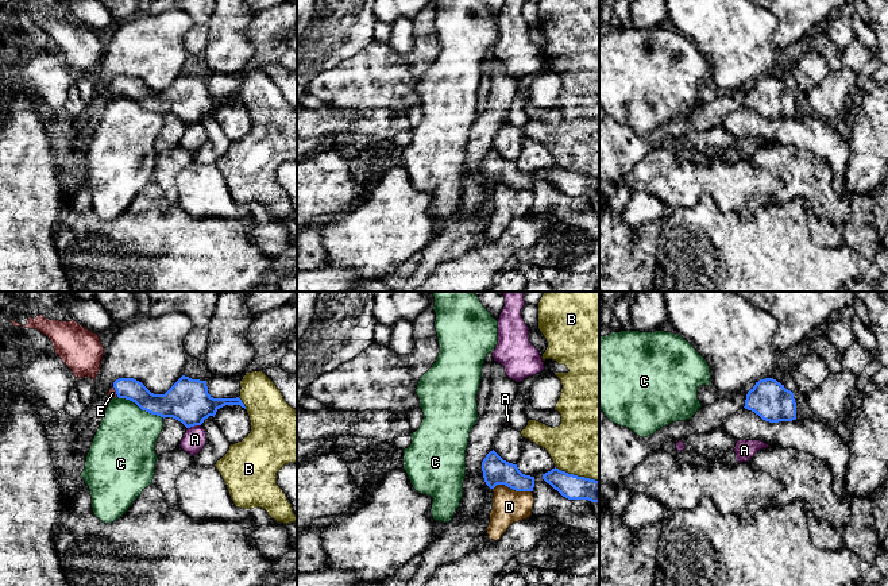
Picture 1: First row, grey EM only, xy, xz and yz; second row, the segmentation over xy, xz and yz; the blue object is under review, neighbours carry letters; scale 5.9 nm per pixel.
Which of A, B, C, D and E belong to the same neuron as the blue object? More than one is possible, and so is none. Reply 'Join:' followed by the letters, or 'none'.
Join: E

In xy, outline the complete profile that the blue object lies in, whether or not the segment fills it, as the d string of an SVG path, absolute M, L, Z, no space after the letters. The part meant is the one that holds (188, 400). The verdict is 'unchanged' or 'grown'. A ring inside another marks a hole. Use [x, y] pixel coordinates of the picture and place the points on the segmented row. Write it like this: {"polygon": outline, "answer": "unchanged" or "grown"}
{"polygon": "M182 375L165 394L151 393L142 382L134 378L119 378L113 382L107 396L112 398L126 398L135 402L142 410L161 417L173 417L181 421L186 428L201 425L205 419L216 415L225 405L240 405L246 409L239 397L236 398L213 398L208 393L206 381L192 379Z", "answer": "grown"}

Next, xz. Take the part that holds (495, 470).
{"polygon": "M494 450L483 459L482 471L490 489L505 485L516 491L533 491L534 477L522 474L517 464L503 460Z", "answer": "unchanged"}

